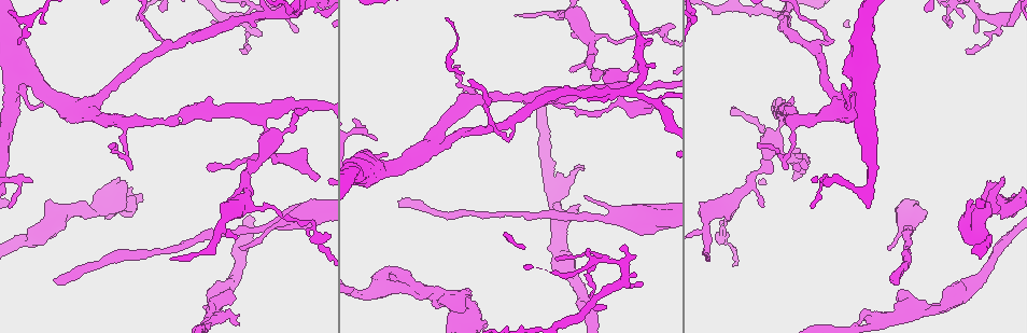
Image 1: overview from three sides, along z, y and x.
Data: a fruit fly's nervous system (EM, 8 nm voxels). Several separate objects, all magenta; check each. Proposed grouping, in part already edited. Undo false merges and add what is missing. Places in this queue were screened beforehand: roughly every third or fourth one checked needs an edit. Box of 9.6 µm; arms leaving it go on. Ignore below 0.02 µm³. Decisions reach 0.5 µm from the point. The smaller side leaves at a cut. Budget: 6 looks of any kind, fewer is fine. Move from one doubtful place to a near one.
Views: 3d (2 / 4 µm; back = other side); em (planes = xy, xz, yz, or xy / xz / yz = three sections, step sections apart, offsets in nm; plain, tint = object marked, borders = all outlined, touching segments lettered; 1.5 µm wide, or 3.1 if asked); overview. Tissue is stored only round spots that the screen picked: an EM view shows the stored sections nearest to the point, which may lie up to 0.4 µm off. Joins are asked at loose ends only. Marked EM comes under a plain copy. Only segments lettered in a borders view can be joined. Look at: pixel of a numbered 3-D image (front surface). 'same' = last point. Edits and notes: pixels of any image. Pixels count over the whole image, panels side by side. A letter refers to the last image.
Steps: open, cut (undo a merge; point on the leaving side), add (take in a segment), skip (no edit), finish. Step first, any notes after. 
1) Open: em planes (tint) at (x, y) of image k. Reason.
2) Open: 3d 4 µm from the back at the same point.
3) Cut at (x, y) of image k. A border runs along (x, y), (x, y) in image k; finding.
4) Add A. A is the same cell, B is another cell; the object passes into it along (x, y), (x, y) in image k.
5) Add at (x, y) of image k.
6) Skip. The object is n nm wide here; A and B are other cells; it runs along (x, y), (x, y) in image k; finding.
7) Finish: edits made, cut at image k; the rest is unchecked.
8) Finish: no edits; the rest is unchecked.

Open: 3d 2 µm at (664, 104) of image 1. Free end.

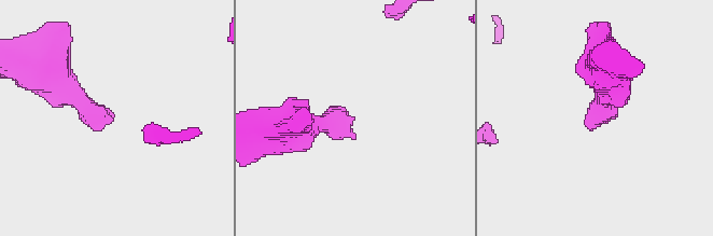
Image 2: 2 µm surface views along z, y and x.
Open: em planes (borders) at (352, 125) of image 2. Need the tissue.

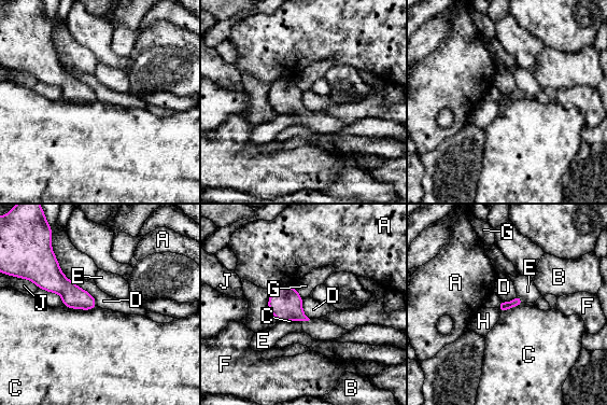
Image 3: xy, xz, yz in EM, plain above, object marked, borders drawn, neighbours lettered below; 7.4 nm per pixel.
Skip. The longest contact is with C, 260 nm; A, B, C, D, E, F, G, H and J are other cells; a border runs along (62, 305), (83, 309), (97, 306) in image 3; no lettered segment goes on from it.

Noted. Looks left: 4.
Open: 3d 4 µm at (791, 122) of image 1. Branch point.

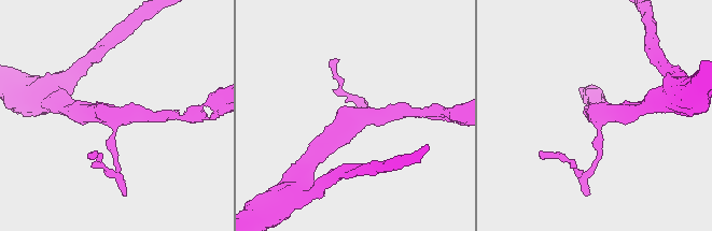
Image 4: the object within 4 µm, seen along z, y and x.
Open: em planes (borders) at (113, 119) of image 4.

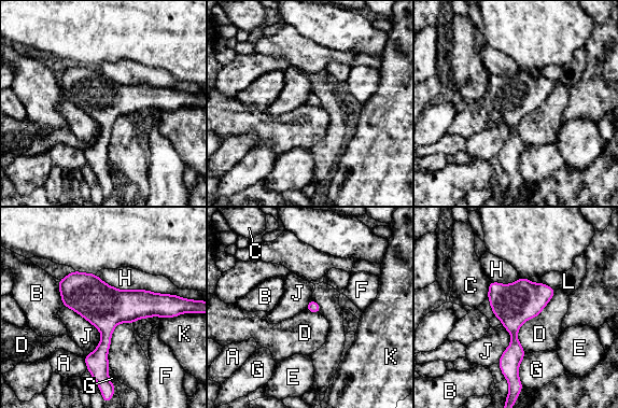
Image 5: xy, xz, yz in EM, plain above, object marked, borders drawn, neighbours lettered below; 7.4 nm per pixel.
Skip. A, B, C, D, E, F, G, H, J, K and L are other cells; a border runs along (556, 289), (518, 331), (524, 351) in image 5; continuous, no second cell.

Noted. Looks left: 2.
Open: 3d 2 µm at (219, 228) of image 1. Sharp bend.

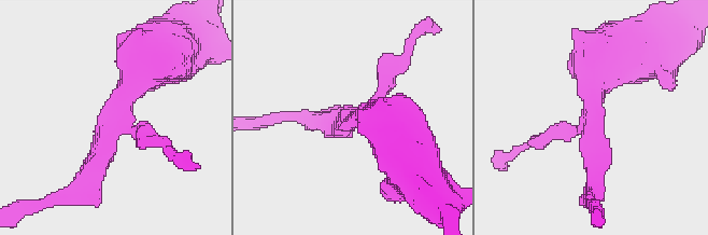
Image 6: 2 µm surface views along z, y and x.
Open: em planes (borders) at (117, 119) of image 6. Need the tissue.

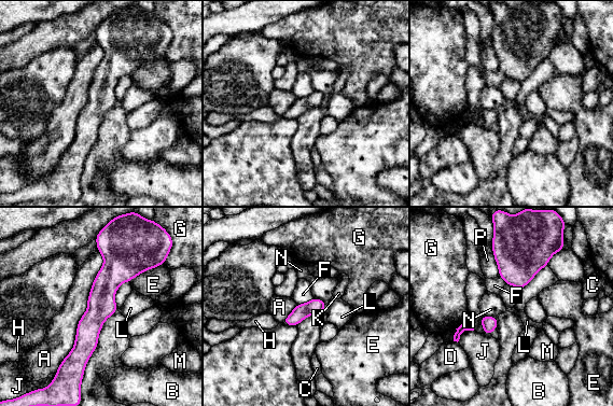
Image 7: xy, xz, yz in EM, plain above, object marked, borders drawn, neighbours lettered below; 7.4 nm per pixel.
Skip. The object is 120 nm wide here; the longest contact is with A, 950 nm; A, B, C, D, E, F, G, H, J, K, L, M, N and P are other cells; all the same cell.

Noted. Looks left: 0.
Finish: no edits; the rest is unchecked.

